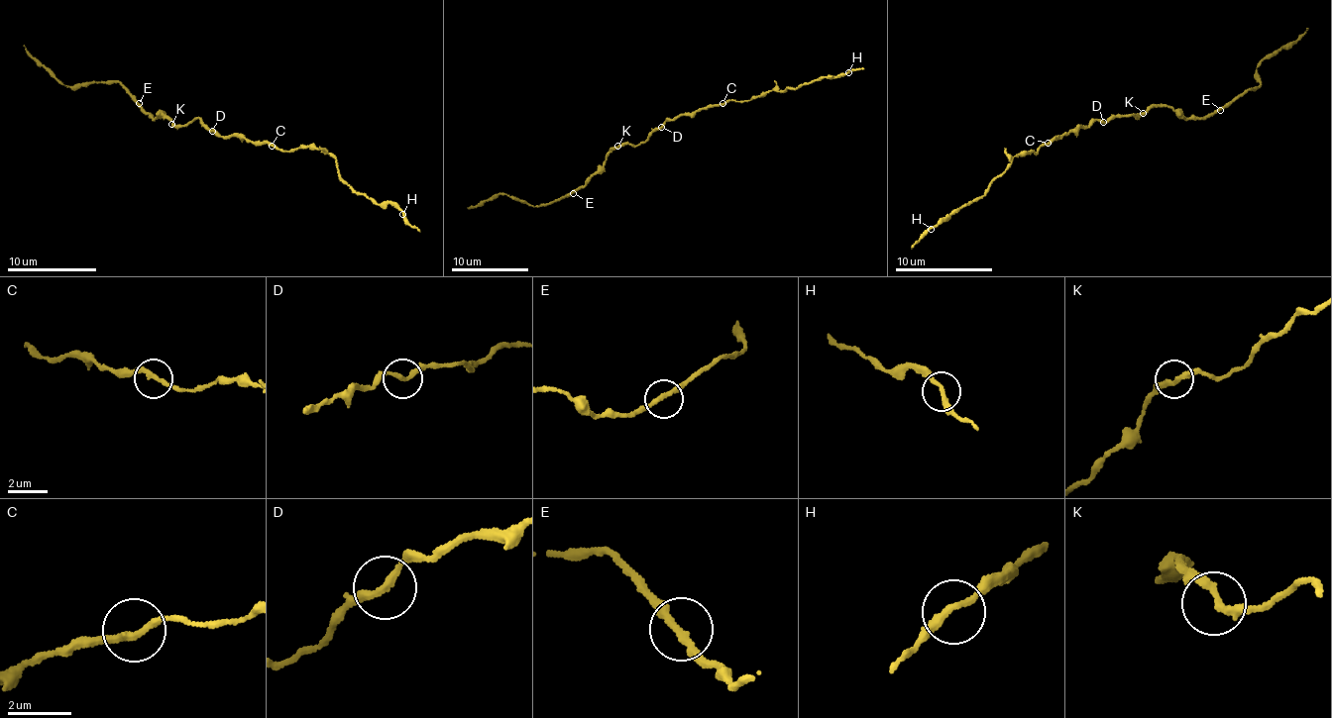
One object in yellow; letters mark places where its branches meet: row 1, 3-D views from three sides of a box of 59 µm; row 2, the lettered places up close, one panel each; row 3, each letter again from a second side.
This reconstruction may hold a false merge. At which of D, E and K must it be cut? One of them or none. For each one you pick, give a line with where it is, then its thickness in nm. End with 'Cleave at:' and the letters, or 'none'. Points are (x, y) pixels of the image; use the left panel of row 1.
D: place (212, 131); calibre 220 nm
Cleave at: D

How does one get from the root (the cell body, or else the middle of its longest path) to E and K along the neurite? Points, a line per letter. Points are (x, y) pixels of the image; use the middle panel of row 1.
E: (656, 130), (636, 146), (622, 143), (610, 151), (590, 180), (573, 193)
K: (656, 130), (636, 146), (622, 143), (617, 146)

